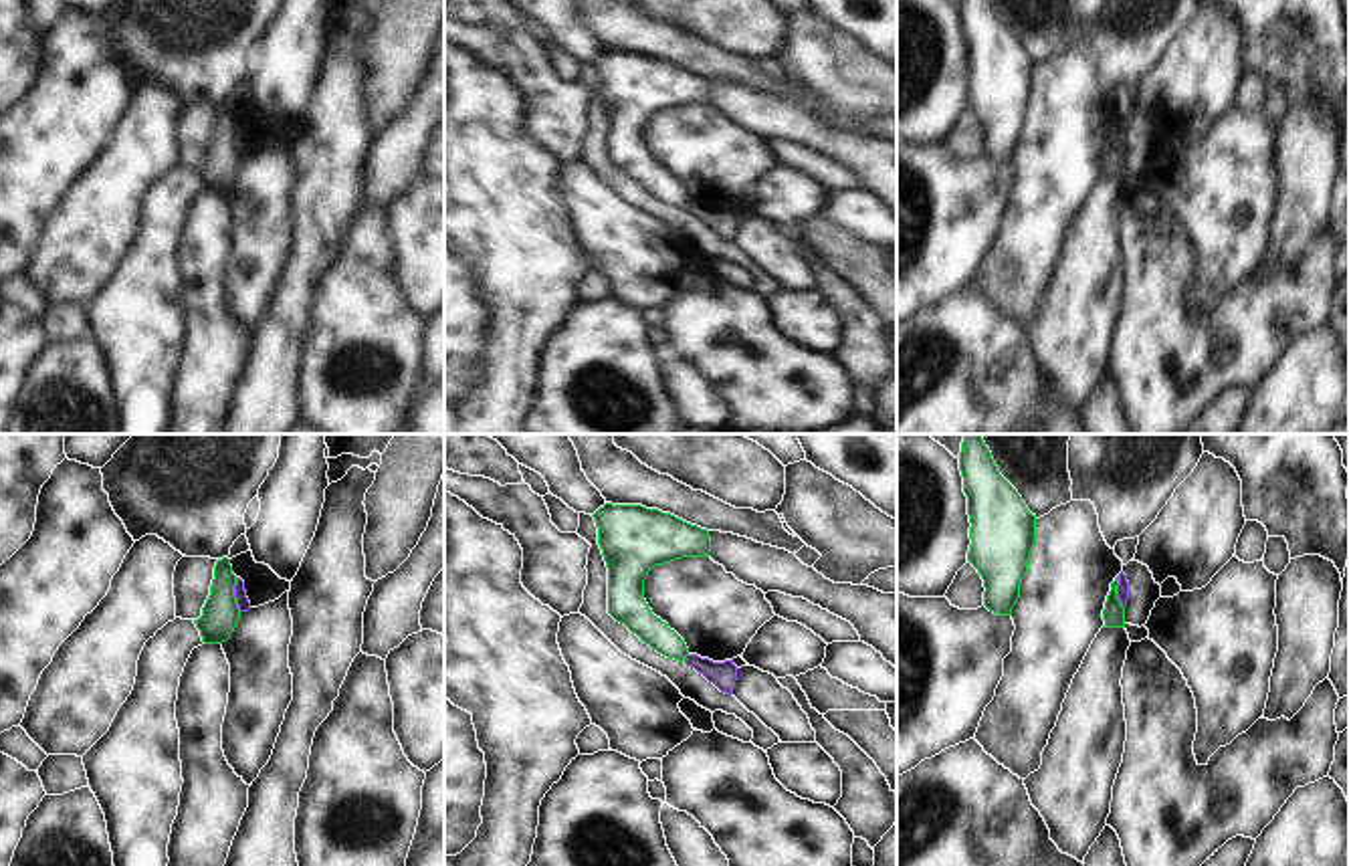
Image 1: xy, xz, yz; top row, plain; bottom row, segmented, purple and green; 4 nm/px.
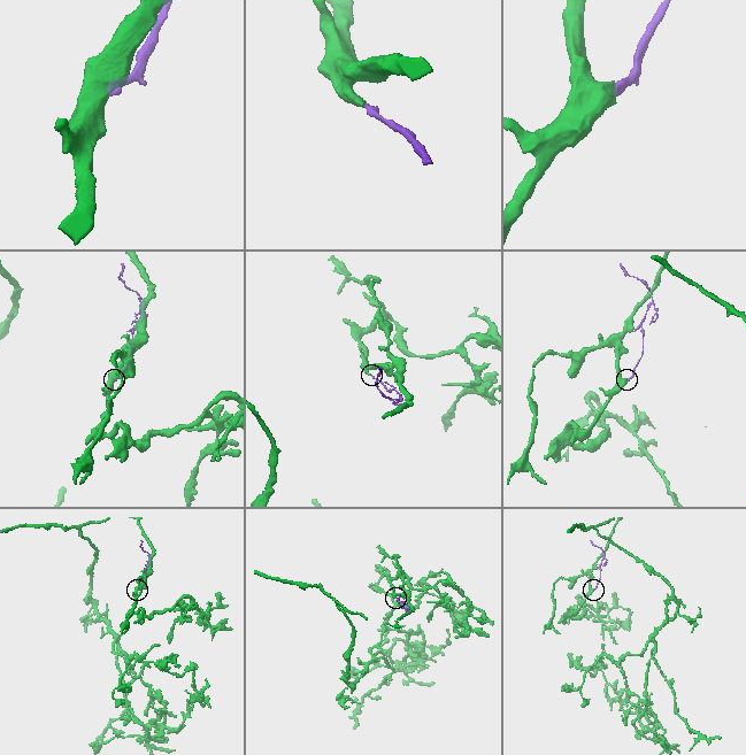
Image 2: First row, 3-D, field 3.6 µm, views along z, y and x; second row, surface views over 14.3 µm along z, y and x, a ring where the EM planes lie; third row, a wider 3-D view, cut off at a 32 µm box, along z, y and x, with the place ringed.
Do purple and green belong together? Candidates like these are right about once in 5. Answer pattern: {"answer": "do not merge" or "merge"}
{"answer": "do not merge"}

